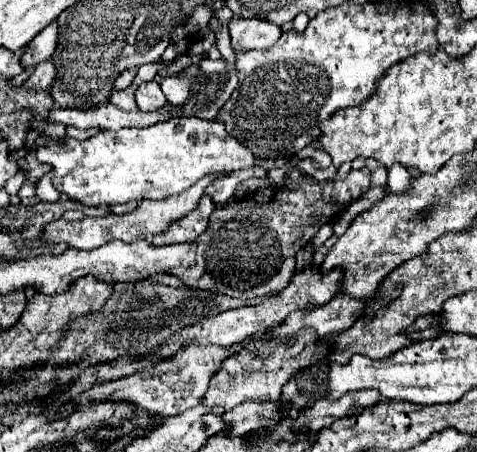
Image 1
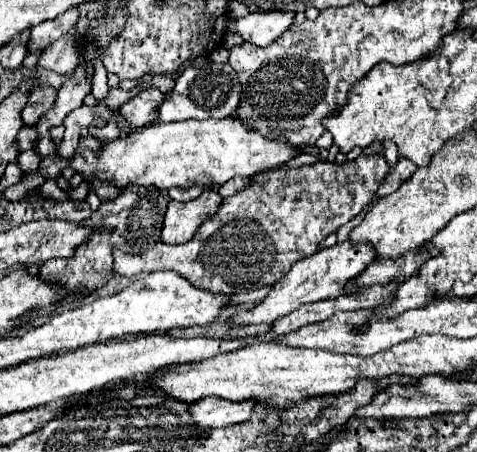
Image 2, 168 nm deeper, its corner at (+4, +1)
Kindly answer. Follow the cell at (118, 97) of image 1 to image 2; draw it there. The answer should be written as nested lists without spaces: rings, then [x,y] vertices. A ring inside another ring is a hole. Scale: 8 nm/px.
[[[100,59],[94,60],[94,80],[92,80],[92,90],[90,94],[96,98],[96,100],[104,100],[108,96],[108,76],[106,76],[106,69]]]

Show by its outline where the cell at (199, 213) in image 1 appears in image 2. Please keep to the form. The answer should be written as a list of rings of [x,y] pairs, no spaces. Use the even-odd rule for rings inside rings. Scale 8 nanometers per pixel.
[[[204,190],[198,198],[190,202],[168,202],[164,216],[164,226],[160,240],[162,242],[186,242],[194,236],[200,224],[206,218],[212,218],[222,202],[222,196],[216,190]]]

